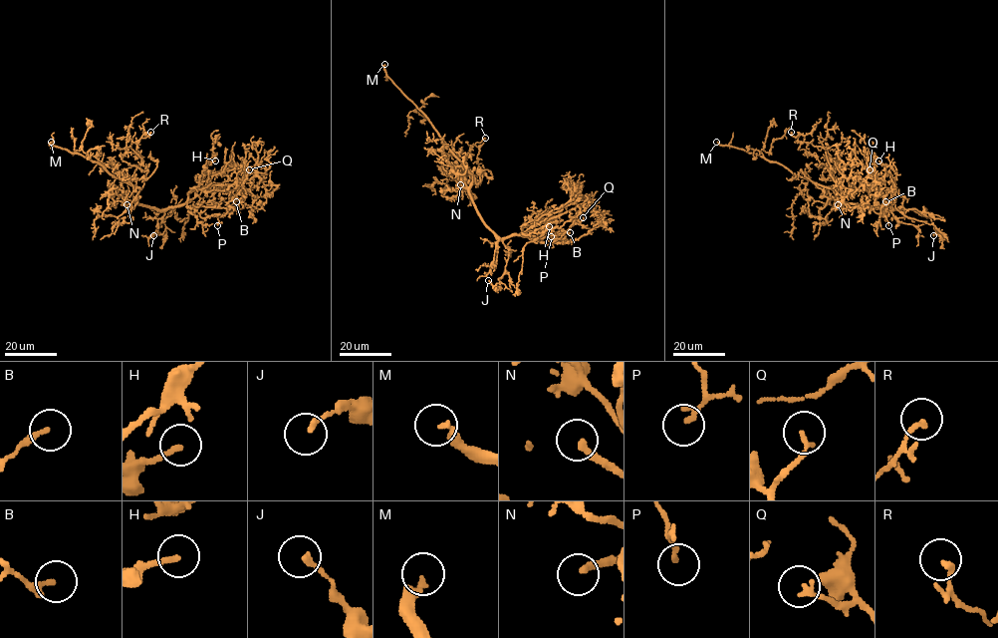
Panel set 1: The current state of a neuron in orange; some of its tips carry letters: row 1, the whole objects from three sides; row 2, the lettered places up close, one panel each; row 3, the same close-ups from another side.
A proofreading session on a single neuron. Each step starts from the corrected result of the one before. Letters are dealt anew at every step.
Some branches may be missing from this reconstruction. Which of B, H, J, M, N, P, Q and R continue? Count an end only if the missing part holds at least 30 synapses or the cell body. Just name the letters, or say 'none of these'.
H, M, N

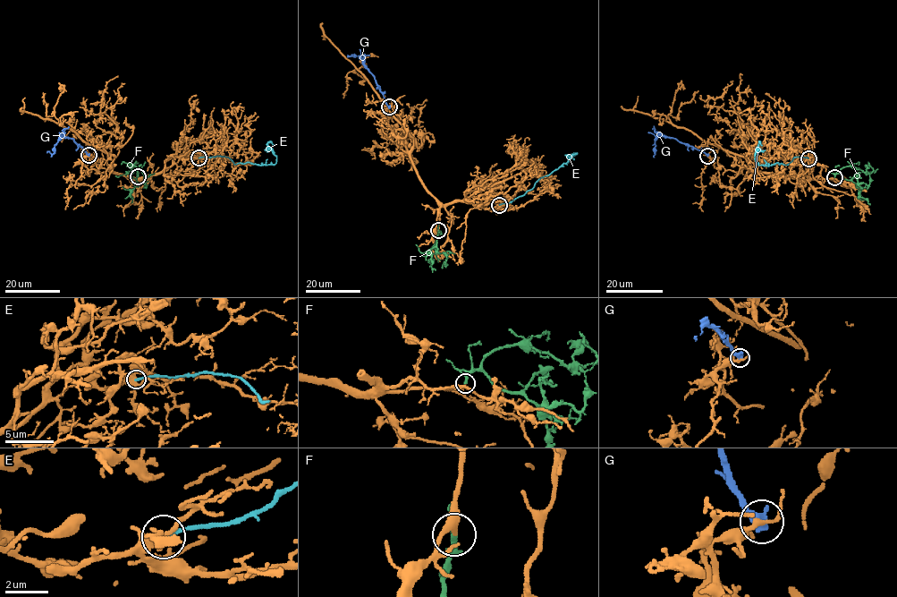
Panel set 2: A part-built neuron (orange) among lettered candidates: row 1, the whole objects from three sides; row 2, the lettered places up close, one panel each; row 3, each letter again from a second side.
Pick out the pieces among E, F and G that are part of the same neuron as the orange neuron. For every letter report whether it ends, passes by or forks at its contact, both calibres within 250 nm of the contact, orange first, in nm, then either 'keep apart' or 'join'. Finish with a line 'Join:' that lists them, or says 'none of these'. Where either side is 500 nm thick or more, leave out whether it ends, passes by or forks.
E: it ends | 360/200 nm | keep apart
F: it ends | 240/280 nm | join
G: 220/500 nm | keep apart
Join: F

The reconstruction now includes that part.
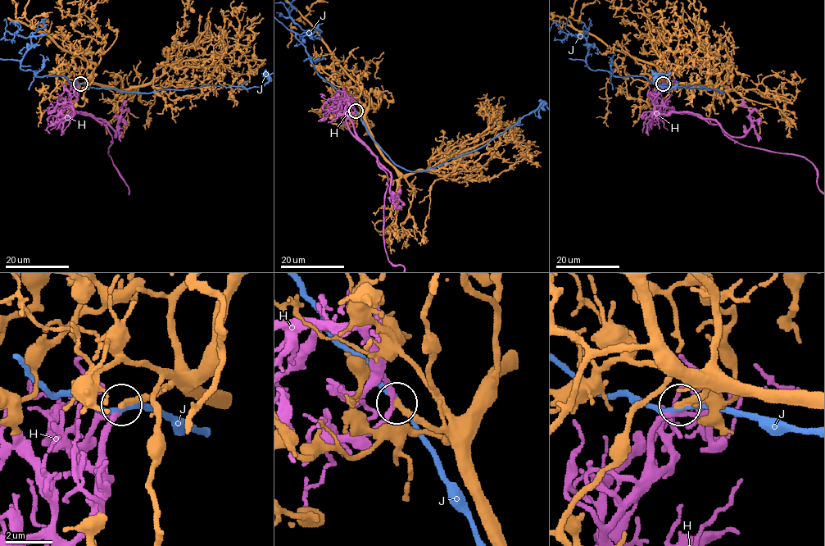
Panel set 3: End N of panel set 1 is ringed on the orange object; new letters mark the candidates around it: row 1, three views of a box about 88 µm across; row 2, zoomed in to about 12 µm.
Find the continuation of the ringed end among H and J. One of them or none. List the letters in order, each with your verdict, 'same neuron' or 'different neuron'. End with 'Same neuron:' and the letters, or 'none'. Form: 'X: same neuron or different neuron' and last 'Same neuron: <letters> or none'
H: different neuron
J: different neuron
Same neuron: none

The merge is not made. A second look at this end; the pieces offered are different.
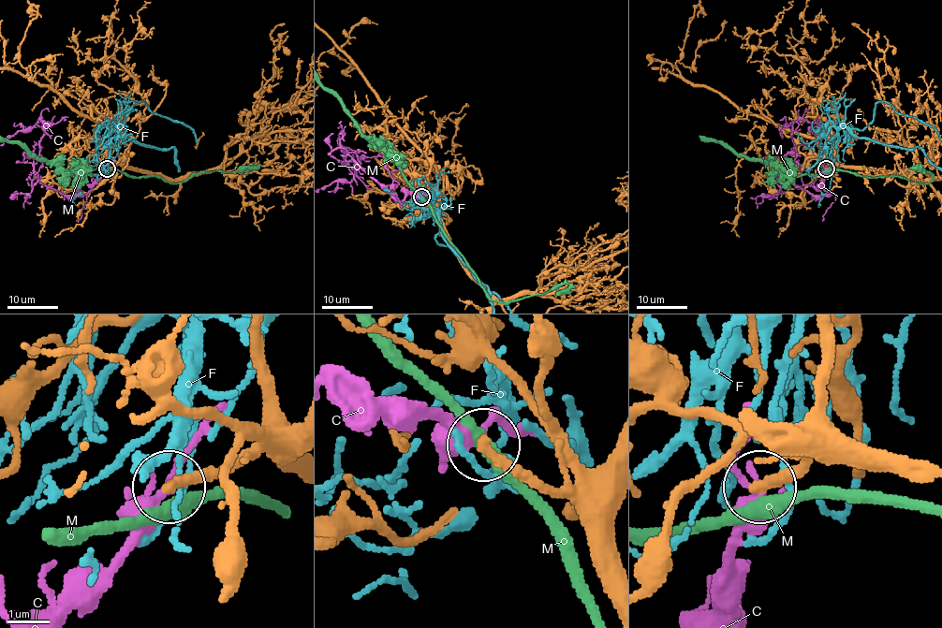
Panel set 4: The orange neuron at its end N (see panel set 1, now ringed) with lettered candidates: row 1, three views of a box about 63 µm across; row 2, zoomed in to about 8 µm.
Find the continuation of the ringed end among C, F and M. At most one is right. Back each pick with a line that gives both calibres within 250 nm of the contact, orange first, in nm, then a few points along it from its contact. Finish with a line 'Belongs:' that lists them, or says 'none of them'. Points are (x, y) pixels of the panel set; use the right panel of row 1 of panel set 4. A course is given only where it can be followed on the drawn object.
C: Thickness 280 nm (orange) against 280 nm
Belongs: C

